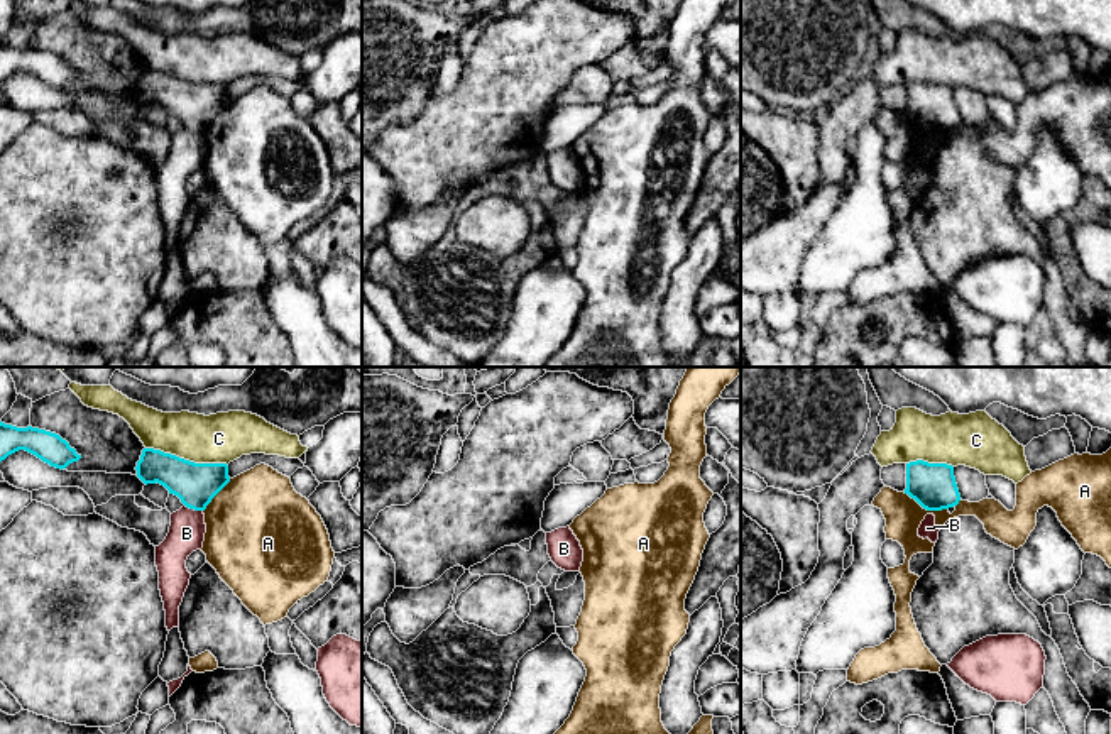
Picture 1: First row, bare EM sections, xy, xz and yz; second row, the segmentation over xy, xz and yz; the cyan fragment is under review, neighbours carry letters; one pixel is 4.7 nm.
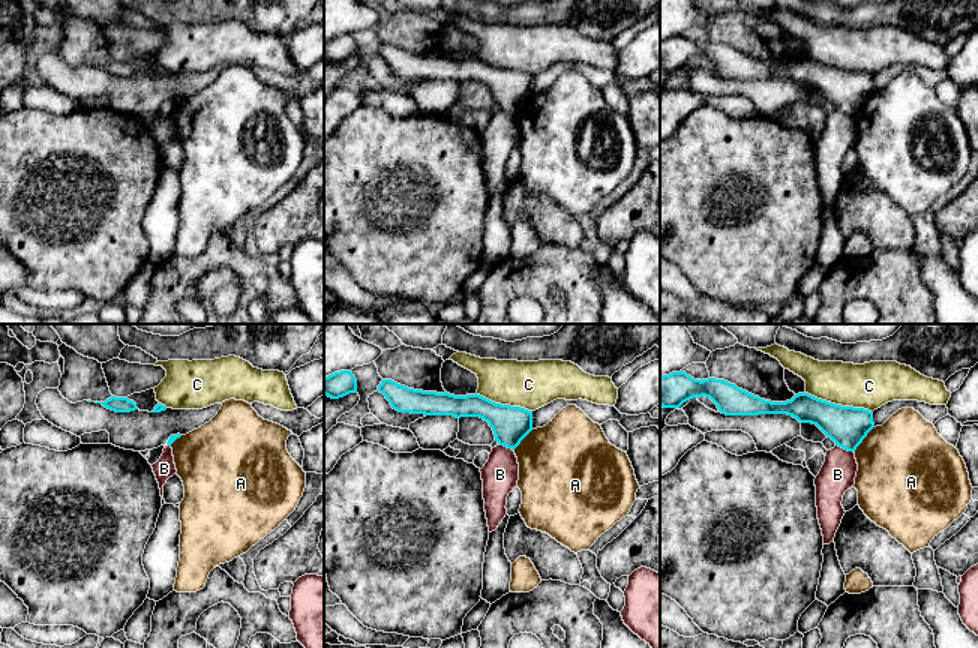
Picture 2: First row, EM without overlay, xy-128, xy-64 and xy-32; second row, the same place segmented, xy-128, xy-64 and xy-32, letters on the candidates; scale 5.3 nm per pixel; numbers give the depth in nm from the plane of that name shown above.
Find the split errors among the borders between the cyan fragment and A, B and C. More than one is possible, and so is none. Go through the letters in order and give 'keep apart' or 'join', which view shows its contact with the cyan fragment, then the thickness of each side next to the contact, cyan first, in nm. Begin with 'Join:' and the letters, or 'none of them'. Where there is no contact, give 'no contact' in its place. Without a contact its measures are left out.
Join: none of them
A: keep apart; meets cyan in yz; 220 nm thick on the cyan side, 180 nm on the other
B: keep apart; meets cyan in xy; 200 nm thick on the cyan side, 180 nm on the other
C: keep apart; meets cyan in xy; 200 nm thick on the cyan side, 240 nm on the other

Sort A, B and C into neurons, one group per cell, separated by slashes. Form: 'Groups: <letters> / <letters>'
Groups: A / B / C

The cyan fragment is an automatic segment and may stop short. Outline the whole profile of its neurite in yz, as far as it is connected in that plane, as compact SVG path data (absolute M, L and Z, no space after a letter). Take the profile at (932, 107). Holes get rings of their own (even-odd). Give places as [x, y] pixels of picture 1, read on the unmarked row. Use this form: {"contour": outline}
{"contour": "M923 81L906 85L905 115L927 132L949 130L960 122L954 88L947 85L928 85Z"}

